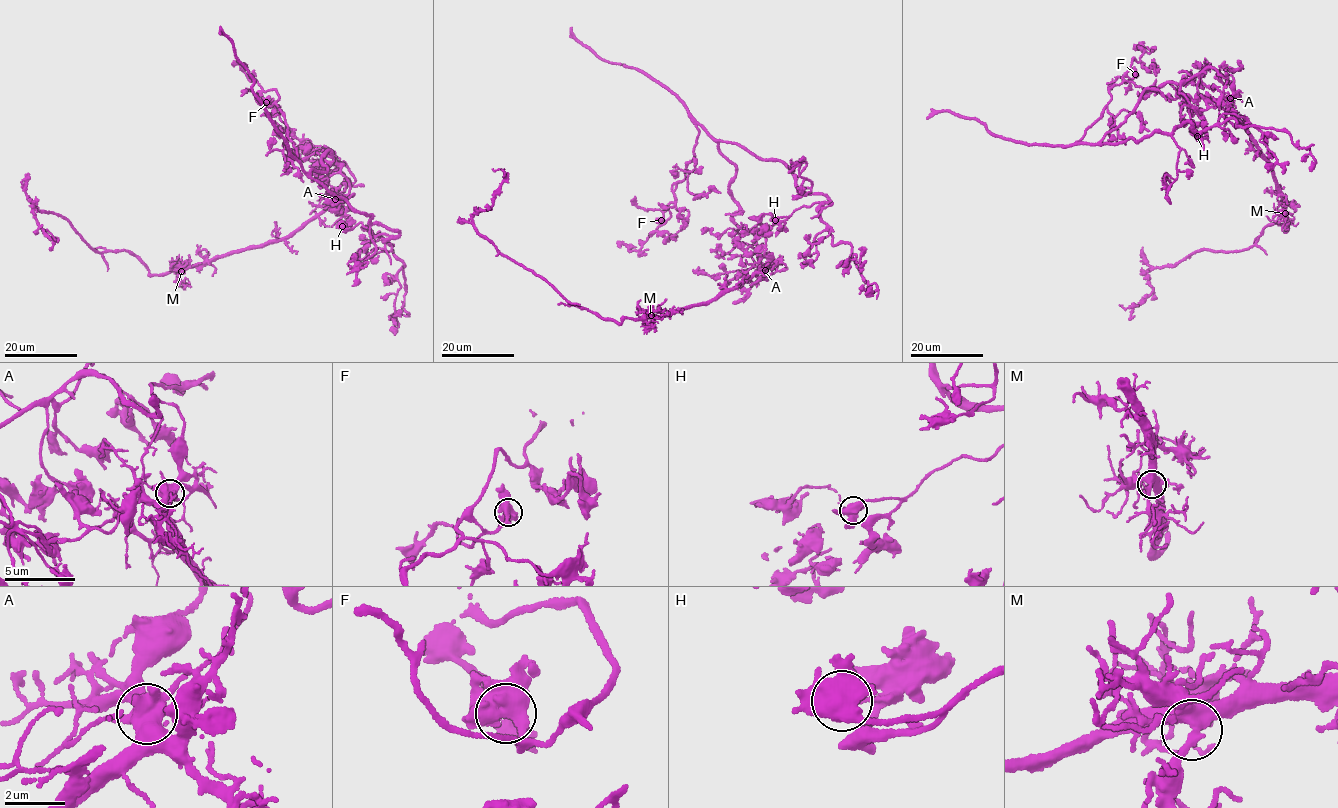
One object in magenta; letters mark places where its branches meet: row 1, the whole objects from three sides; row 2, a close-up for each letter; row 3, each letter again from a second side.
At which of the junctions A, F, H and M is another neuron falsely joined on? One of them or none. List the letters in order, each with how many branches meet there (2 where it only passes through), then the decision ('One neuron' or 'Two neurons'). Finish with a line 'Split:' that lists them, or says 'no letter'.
A: Branches: 5. Two neurons
F: Branches: 5. One neuron
H: Branches: 5. One neuron
M: Branches: 5. One neuron
Split: A

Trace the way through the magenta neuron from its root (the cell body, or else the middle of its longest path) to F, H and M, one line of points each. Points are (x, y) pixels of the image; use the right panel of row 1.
F: (1205, 109), (1165, 83), (1100, 141), (1074, 144), (1109, 89), (1135, 74)
H: (1205, 109), (1190, 105), (1180, 84), (1145, 89), (1102, 144), (1166, 134), (1188, 122), (1197, 136)
M: (1205, 109), (1221, 104), (1239, 118), (1259, 152), (1268, 161), (1275, 187), (1284, 201), (1285, 213)

